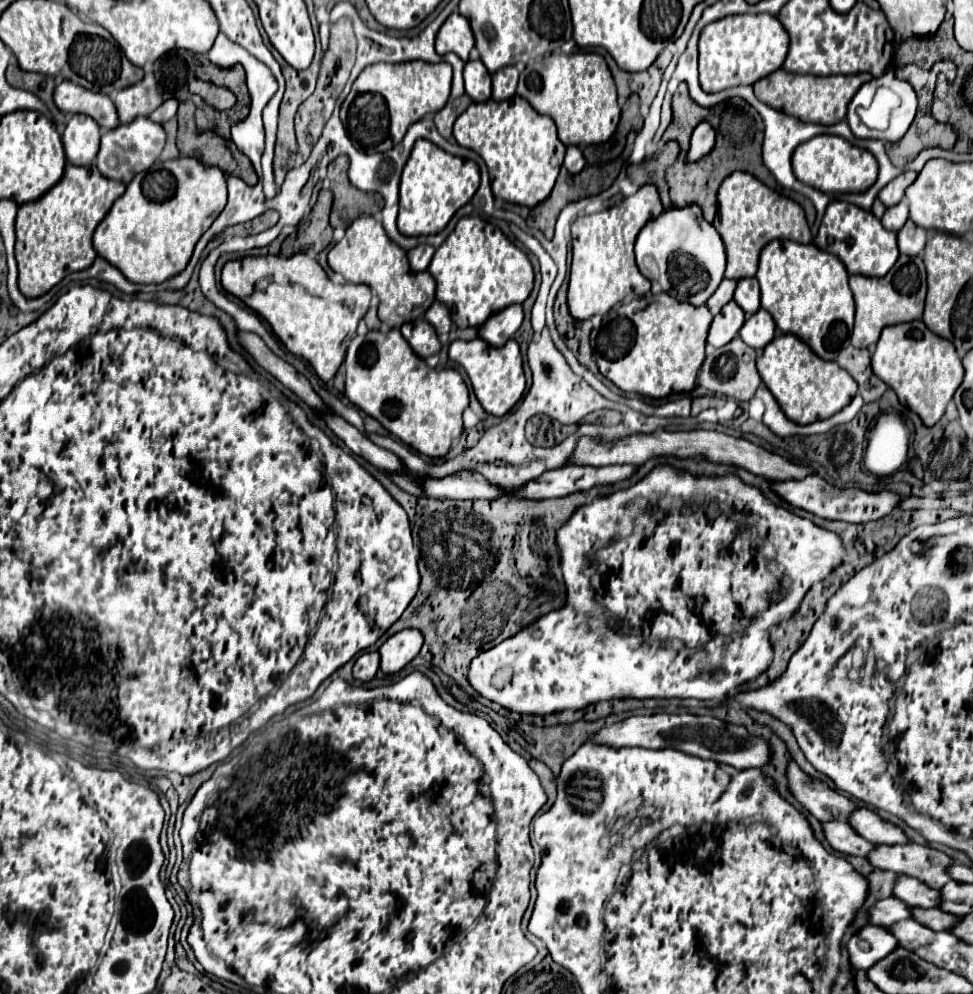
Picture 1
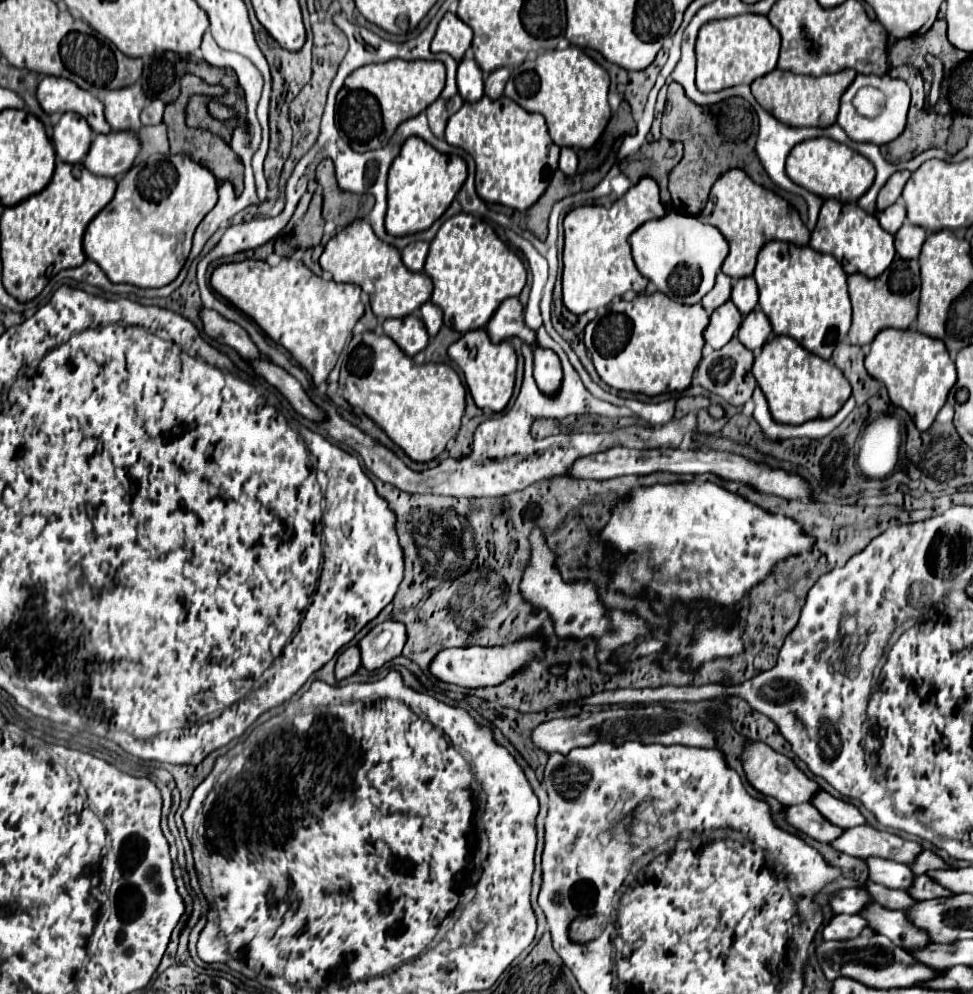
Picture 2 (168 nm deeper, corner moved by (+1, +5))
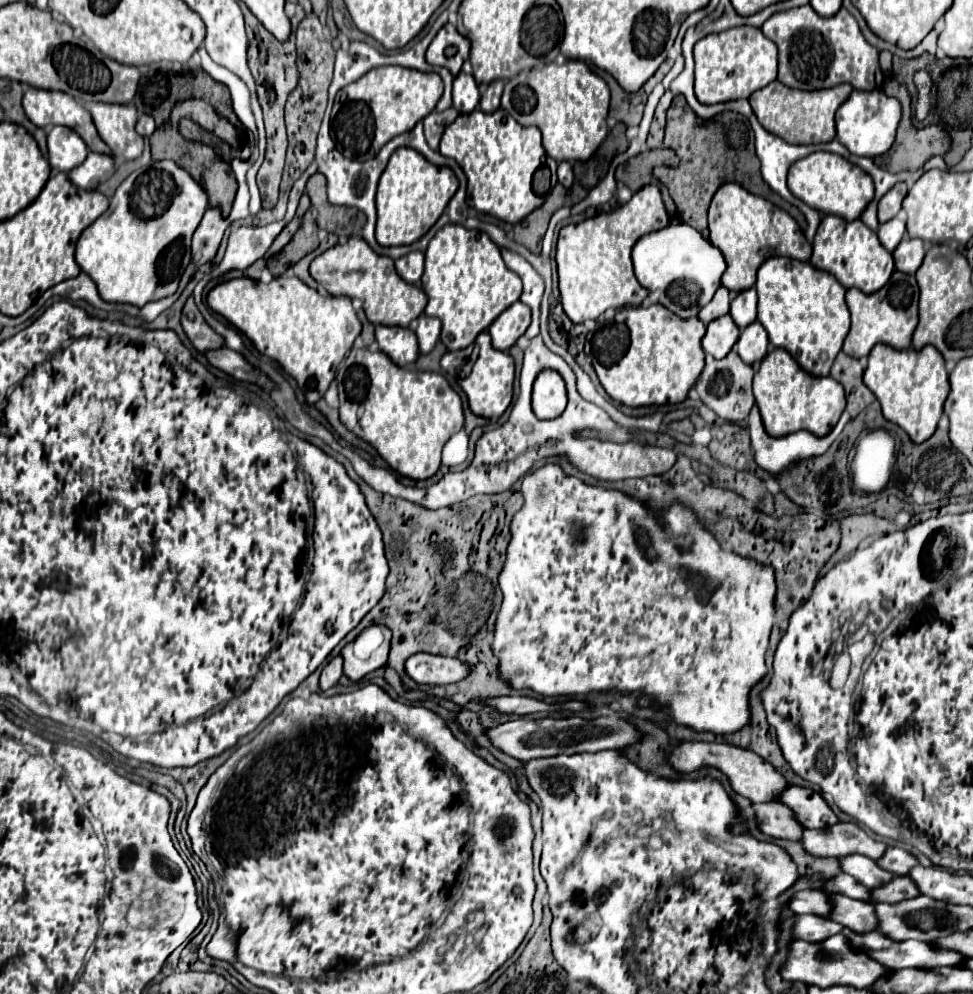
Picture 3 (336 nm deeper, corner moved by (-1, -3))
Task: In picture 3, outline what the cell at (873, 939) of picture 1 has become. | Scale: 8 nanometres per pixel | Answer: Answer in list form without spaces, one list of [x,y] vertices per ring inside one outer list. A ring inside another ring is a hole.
[[[796,916],[794,936],[810,942],[822,942],[824,938],[830,938],[842,930],[844,928],[840,928],[834,920],[824,916]]]

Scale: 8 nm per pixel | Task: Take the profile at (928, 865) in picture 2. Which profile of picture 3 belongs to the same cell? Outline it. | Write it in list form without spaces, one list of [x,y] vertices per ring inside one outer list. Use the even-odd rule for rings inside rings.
[[[890,846],[884,854],[884,860],[878,860],[878,864],[896,876],[906,876],[908,870],[912,870],[912,866],[918,866],[918,860],[914,854],[902,848]]]

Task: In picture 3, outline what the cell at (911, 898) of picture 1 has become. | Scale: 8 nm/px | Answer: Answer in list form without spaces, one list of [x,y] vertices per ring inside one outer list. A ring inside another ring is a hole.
[[[852,854],[850,858],[842,858],[840,866],[846,874],[854,876],[860,884],[868,886],[870,890],[880,888],[880,886],[888,884],[894,878],[892,872],[880,868],[874,860],[866,858],[866,856],[860,856],[860,854]]]

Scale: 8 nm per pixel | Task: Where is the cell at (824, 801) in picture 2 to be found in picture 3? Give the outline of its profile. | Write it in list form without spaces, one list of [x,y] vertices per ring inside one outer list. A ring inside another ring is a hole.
[[[788,786],[788,790],[780,796],[780,802],[784,802],[806,828],[824,828],[840,822],[826,800],[810,788]]]

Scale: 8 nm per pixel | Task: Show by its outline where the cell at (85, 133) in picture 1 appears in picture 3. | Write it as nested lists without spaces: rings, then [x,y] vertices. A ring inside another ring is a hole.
[[[54,126],[48,134],[48,162],[60,172],[70,172],[88,156],[84,140],[66,126]]]

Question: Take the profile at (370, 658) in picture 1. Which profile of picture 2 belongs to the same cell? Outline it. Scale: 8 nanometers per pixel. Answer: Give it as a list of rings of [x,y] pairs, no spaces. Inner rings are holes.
[[[350,646],[350,648],[346,648],[346,650],[338,656],[336,666],[334,666],[334,676],[336,676],[336,680],[342,680],[342,678],[346,678],[346,676],[352,676],[358,668],[360,668],[358,648],[356,648],[356,646]]]

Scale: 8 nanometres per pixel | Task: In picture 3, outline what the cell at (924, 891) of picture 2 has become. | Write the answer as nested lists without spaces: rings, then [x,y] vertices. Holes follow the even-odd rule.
[[[896,876],[892,882],[888,882],[888,886],[880,886],[872,890],[872,898],[876,898],[876,902],[888,902],[888,904],[902,902],[916,896],[920,896],[920,890],[908,876]]]

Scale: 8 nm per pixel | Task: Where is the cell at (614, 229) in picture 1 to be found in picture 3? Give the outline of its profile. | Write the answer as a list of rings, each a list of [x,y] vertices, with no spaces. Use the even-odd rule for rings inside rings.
[[[644,186],[626,204],[608,214],[586,218],[580,224],[568,224],[558,236],[558,278],[560,296],[566,316],[580,324],[584,320],[601,320],[604,312],[617,311],[626,304],[640,306],[648,290],[640,286],[632,272],[630,252],[636,240],[648,232],[668,226],[668,214],[656,186]]]

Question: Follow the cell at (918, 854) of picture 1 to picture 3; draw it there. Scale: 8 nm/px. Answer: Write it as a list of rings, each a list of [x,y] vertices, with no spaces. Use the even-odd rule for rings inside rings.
[[[840,822],[824,830],[804,830],[802,846],[812,856],[830,856],[844,858],[850,854],[862,854],[872,860],[880,860],[888,848],[884,842],[870,838],[858,824]]]

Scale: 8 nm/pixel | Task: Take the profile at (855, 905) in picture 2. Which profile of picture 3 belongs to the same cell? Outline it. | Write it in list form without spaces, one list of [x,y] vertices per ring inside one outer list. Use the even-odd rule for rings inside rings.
[[[802,890],[788,904],[796,914],[818,914],[830,916],[832,900],[826,890]]]

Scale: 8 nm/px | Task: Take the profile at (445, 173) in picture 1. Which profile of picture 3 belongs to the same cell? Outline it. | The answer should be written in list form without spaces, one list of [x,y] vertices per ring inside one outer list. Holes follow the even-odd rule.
[[[412,148],[396,150],[380,178],[376,192],[376,240],[380,242],[380,246],[404,246],[420,240],[442,216],[456,190],[458,178],[450,168],[430,164],[420,152]]]

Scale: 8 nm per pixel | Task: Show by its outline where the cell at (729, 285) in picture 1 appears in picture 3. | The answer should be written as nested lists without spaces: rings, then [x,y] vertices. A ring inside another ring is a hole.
[[[720,286],[720,288],[716,290],[714,298],[710,300],[710,304],[706,304],[706,306],[700,310],[698,318],[700,318],[704,324],[710,324],[712,320],[716,320],[716,318],[720,318],[720,316],[726,316],[726,314],[728,314],[728,308],[730,308],[730,290],[724,288],[724,286]]]

